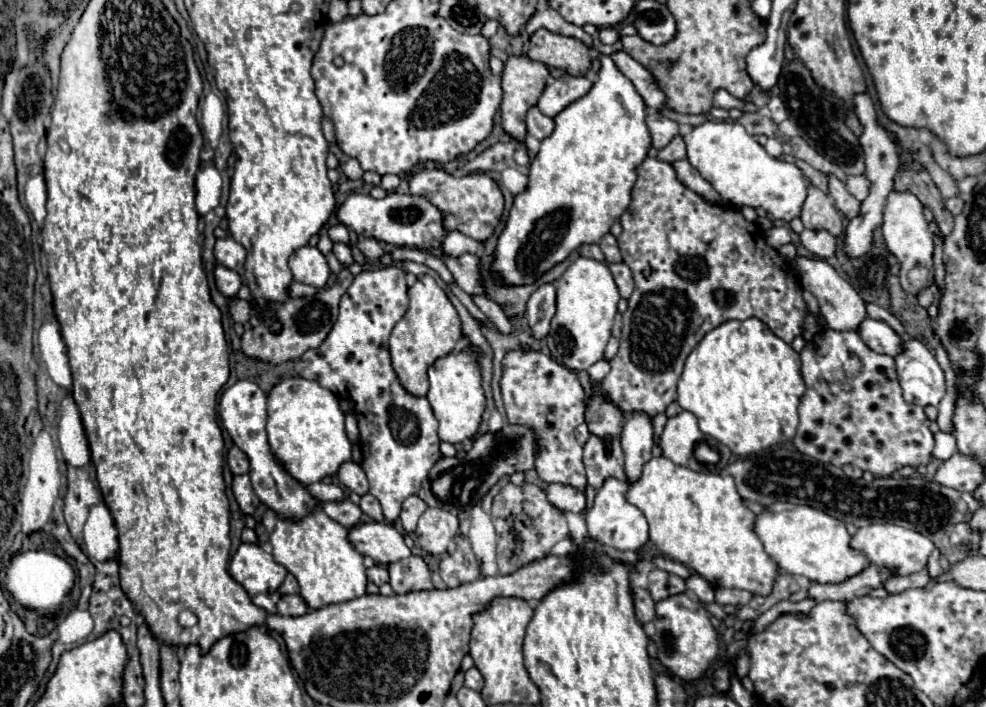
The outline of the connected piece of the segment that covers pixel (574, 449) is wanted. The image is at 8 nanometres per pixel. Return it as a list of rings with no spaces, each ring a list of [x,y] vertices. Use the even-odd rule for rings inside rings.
[[[516,348],[504,354],[500,390],[508,422],[526,426],[534,434],[534,468],[538,476],[548,484],[560,482],[584,490],[586,474],[582,446],[576,442],[574,430],[584,424],[586,394],[576,372],[556,364],[556,360],[538,350]]]

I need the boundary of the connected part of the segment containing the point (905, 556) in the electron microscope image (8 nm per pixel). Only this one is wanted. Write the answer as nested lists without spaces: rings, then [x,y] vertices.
[[[870,524],[866,528],[858,528],[858,532],[852,536],[850,544],[852,544],[852,548],[864,552],[872,564],[892,566],[892,568],[898,570],[900,576],[922,570],[928,562],[928,556],[936,548],[932,544],[932,540],[928,540],[920,532],[908,530],[908,528],[902,528],[902,526],[896,526],[896,524]]]

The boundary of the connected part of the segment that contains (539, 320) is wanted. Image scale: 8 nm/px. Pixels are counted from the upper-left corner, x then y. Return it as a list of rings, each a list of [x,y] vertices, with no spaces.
[[[546,282],[530,296],[526,306],[526,320],[536,338],[546,338],[554,312],[556,312],[556,286],[554,282]]]

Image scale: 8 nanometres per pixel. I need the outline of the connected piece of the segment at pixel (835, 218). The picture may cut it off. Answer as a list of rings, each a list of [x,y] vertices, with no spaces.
[[[808,186],[808,196],[804,202],[800,220],[804,228],[810,228],[810,230],[826,230],[832,236],[844,234],[844,222],[842,222],[840,210],[832,206],[832,200],[828,194],[820,192],[814,186]]]

